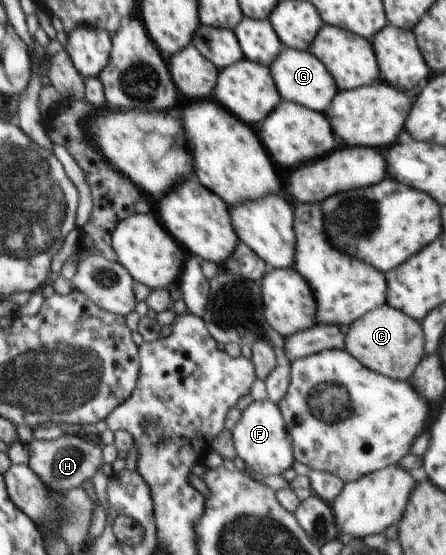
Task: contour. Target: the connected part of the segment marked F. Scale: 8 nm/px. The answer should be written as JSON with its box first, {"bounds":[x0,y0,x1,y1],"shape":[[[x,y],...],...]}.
{"bounds":[232,400,295,476],"shape":[[[271,400],[254,401],[241,412],[239,423],[232,429],[233,445],[237,456],[241,457],[246,467],[253,472],[282,476],[282,473],[292,467],[295,457],[291,435],[287,431],[287,423],[281,415],[278,404]]]}

